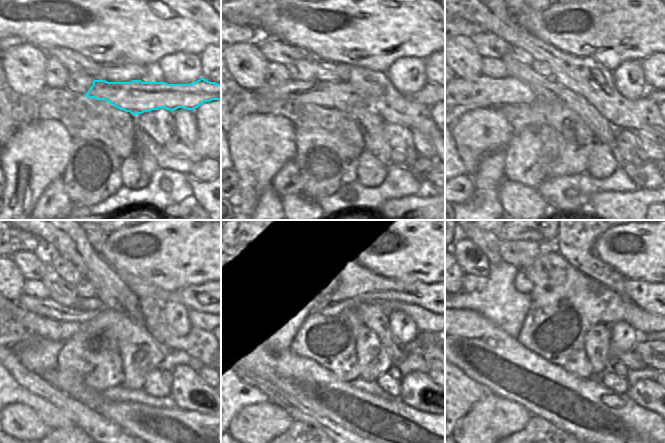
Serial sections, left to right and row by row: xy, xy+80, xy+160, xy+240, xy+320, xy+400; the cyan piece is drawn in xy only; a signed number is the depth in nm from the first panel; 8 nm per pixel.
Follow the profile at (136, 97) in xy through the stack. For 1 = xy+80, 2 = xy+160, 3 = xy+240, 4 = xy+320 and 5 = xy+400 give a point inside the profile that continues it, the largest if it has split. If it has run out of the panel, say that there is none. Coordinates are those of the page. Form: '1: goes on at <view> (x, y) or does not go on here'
1: goes on at xy+80 (340, 94)
2: goes on at xy+160 (465, 95)
3: goes on at xy+240 (17, 332)
4: does not go on here
5: does not go on here

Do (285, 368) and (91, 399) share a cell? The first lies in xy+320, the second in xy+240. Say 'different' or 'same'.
same

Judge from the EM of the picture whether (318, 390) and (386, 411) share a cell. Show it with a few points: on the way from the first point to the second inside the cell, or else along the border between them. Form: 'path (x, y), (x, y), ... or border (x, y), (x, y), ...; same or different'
path (335, 400), (356, 411), (369, 411); same

